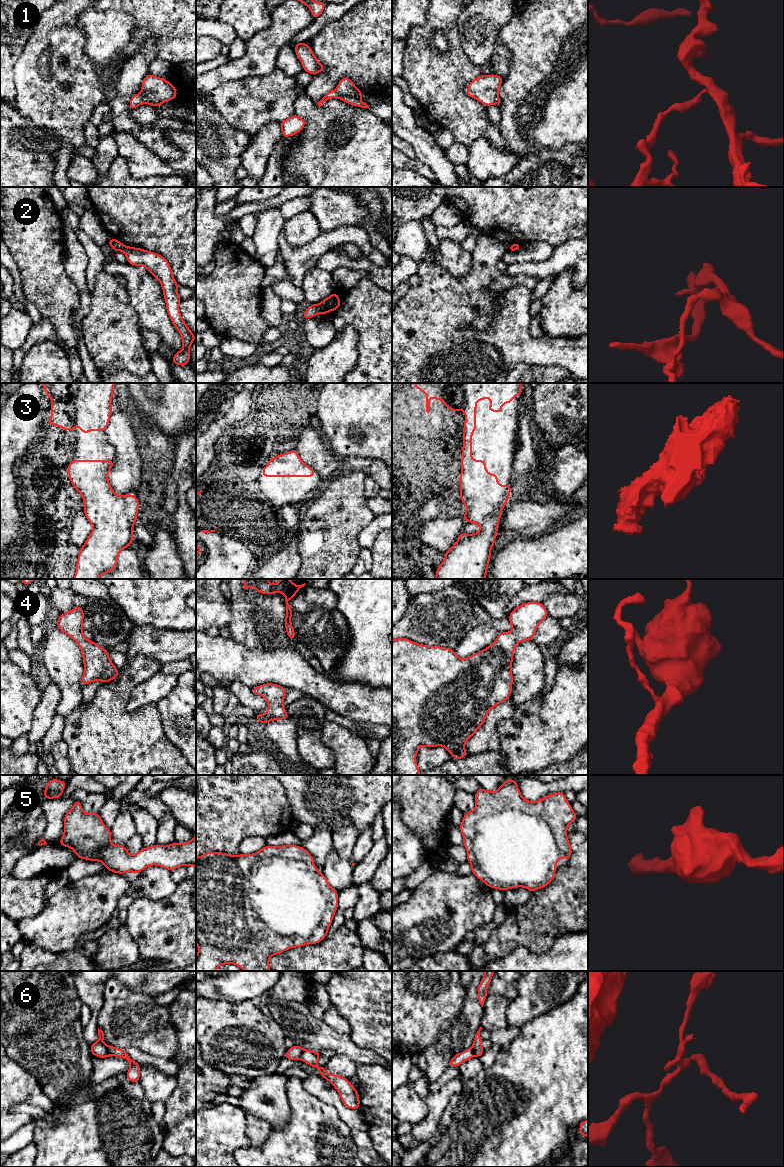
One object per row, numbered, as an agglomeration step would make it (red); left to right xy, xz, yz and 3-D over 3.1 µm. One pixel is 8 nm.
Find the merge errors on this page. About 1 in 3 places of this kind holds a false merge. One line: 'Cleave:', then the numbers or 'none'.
Cleave: 2, 6

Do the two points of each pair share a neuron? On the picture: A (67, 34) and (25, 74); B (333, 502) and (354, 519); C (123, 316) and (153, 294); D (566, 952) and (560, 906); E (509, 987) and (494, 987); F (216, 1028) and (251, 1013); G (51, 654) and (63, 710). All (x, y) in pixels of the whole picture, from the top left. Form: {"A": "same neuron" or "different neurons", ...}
{"A": "same neuron", "B": "same neuron", "C": "different neurons", "D": "different neurons", "E": "same neuron", "F": "same neuron", "G": "same neuron"}

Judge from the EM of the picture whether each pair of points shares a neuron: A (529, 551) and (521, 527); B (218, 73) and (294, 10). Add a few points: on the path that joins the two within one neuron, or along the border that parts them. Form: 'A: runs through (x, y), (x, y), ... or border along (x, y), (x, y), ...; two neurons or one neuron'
A: border along (547, 531), (533, 537), (514, 536); two neurons
B: runs through (238, 68), (243, 67), (280, 30); one neuron

